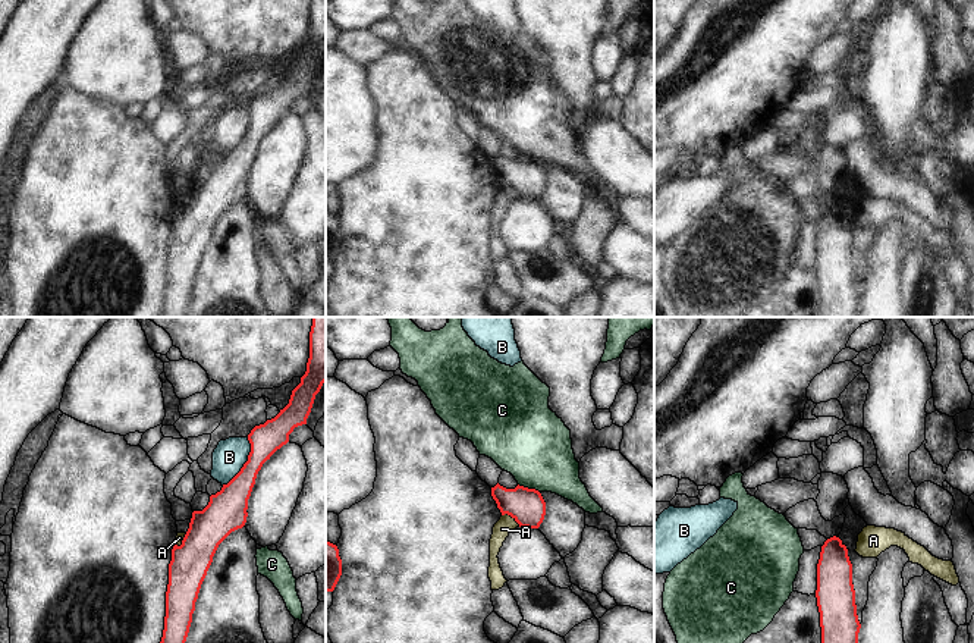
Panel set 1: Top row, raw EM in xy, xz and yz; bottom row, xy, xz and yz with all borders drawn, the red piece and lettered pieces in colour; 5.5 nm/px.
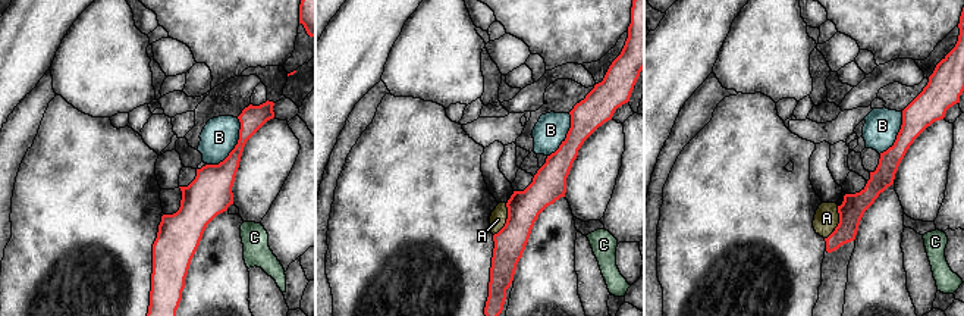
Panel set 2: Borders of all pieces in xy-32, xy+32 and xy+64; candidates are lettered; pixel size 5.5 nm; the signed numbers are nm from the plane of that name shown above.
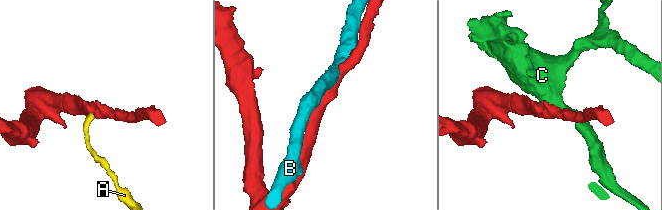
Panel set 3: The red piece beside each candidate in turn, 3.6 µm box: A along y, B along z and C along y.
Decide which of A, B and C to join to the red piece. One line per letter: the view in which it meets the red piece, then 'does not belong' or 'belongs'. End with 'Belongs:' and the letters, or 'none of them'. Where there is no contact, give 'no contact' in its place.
A: contact in xz; does not belong
B: contact in xy; does not belong
C: contact in xz; does not belong
Belongs: none of them

